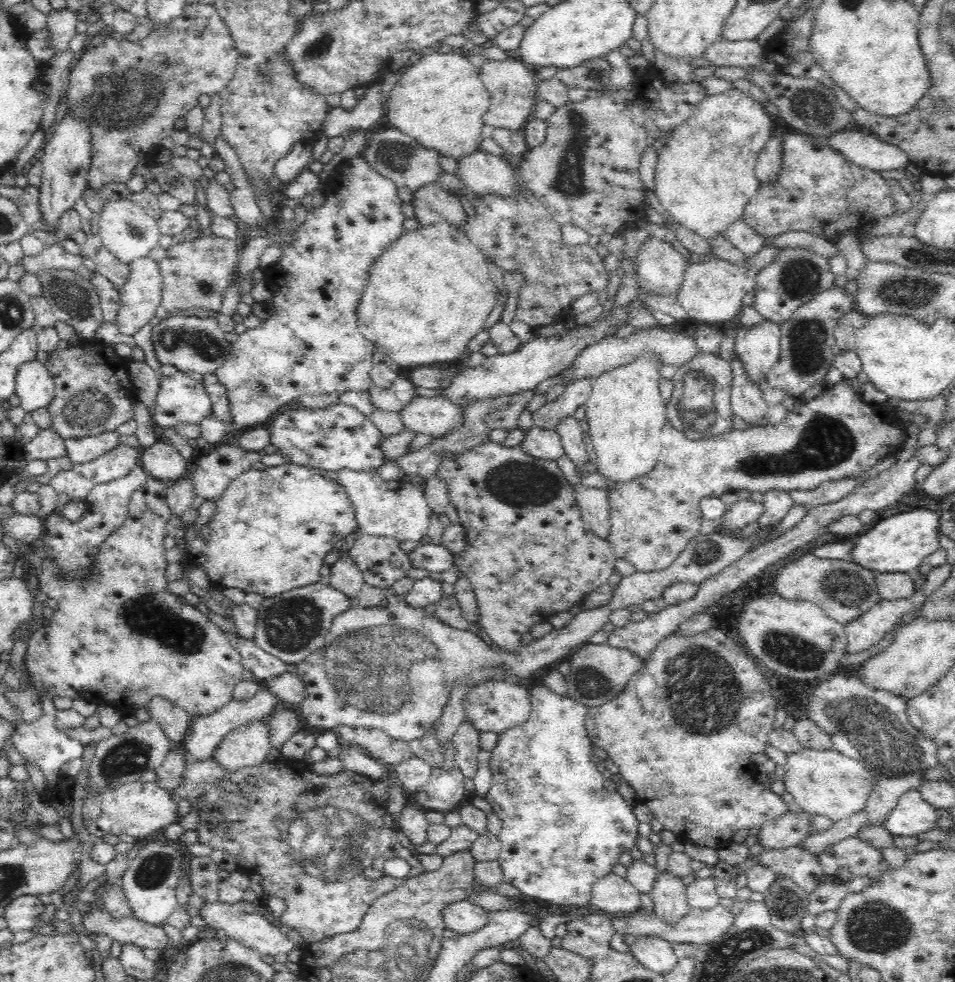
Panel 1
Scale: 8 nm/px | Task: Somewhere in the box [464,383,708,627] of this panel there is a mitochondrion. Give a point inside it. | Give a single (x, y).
(518, 483)

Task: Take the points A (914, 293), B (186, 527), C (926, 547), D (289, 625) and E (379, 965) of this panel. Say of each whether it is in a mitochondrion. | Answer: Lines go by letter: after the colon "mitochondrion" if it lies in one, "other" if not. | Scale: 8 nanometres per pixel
A: mitochondrion
B: other
C: other
D: mitochondrion
E: mitochondrion

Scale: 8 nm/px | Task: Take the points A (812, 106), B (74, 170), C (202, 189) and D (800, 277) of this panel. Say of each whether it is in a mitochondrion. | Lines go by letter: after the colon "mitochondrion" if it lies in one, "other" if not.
A: mitochondrion
B: mitochondrion
C: other
D: mitochondrion

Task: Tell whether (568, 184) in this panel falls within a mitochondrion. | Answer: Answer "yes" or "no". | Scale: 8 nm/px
yes

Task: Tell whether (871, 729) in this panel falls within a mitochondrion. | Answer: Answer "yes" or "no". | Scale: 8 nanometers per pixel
yes

